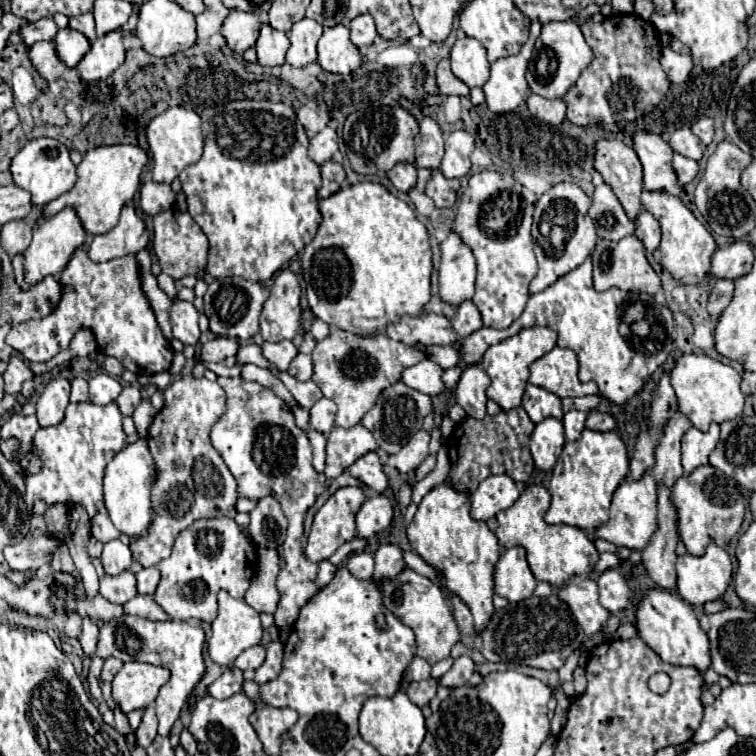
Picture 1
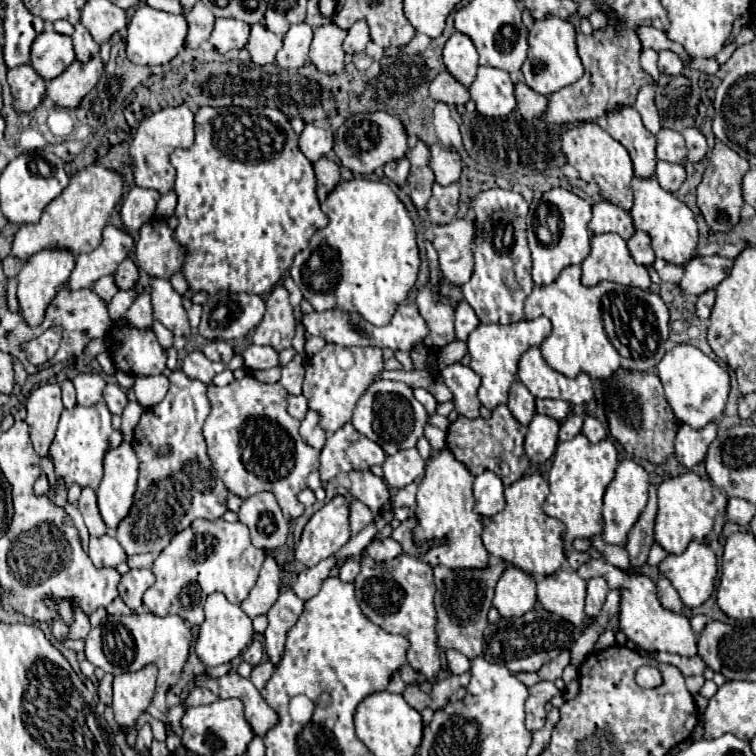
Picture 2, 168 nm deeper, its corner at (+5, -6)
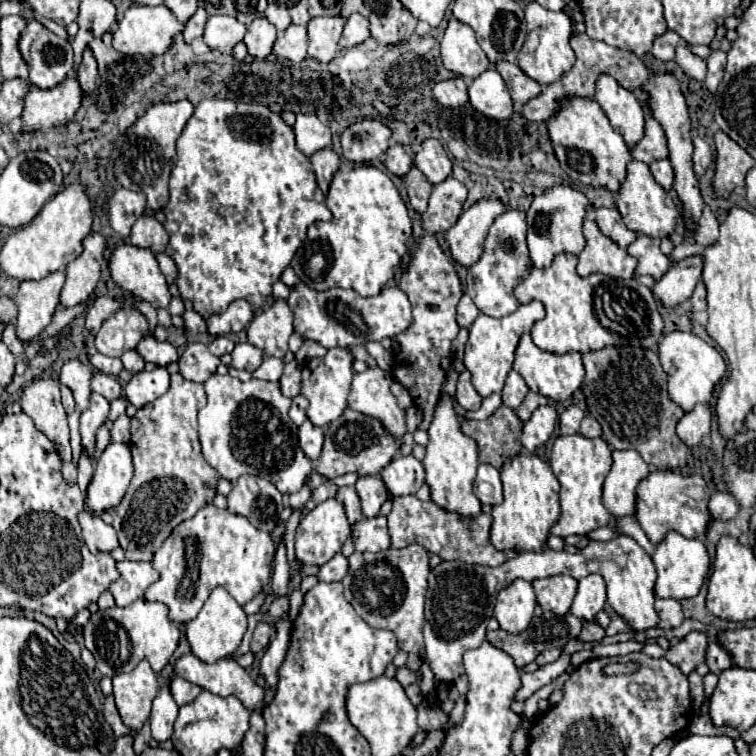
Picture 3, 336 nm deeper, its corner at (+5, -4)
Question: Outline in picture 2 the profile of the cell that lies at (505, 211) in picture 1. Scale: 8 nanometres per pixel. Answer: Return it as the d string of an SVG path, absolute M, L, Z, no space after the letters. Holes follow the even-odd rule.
M491 188L481 192L471 202L471 210L475 212L477 238L475 238L475 270L467 284L463 284L463 296L475 310L477 318L485 324L499 322L519 322L523 312L523 302L533 290L531 278L531 252L525 238L525 216L529 204L521 194Z

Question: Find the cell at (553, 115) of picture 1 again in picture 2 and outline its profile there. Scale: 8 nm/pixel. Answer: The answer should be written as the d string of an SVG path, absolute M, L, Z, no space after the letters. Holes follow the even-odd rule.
M521 82L515 84L515 98L517 98L517 110L525 120L541 118L547 108L547 98L539 96L535 90L527 88L527 84Z

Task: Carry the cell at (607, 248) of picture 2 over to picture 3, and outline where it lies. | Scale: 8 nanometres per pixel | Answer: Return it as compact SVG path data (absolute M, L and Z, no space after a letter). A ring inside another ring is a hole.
M585 220L583 234L587 240L585 250L579 254L577 274L591 276L591 274L607 274L611 278L635 278L637 260L627 254L617 242L603 236L601 230L595 226L593 220Z

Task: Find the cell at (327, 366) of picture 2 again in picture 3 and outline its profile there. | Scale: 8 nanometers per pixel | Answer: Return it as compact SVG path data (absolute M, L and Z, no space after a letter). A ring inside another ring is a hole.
M331 348L331 350L327 350L325 356L313 358L313 360L303 364L301 394L309 400L307 418L315 426L323 428L323 426L331 424L347 408L347 396L349 396L349 390L351 390L351 380L355 376L353 362L355 362L355 356L353 356L353 352L349 348Z

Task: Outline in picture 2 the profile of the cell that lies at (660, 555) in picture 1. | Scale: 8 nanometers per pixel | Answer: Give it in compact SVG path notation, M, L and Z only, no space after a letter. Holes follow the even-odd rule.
M659 574L659 580L657 580L657 596L659 596L659 602L671 610L671 612L679 612L683 614L683 604L679 600L679 594L675 592L675 588L671 586L671 582Z

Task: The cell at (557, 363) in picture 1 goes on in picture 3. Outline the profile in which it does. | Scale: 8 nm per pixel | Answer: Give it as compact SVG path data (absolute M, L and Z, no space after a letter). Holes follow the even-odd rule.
M523 334L519 340L519 346L515 350L515 362L513 362L513 370L519 372L523 376L523 380L527 382L531 392L537 392L541 396L547 396L555 402L565 402L569 400L585 382L585 368L583 368L583 360L581 354L547 354L543 350L539 350L529 334Z

